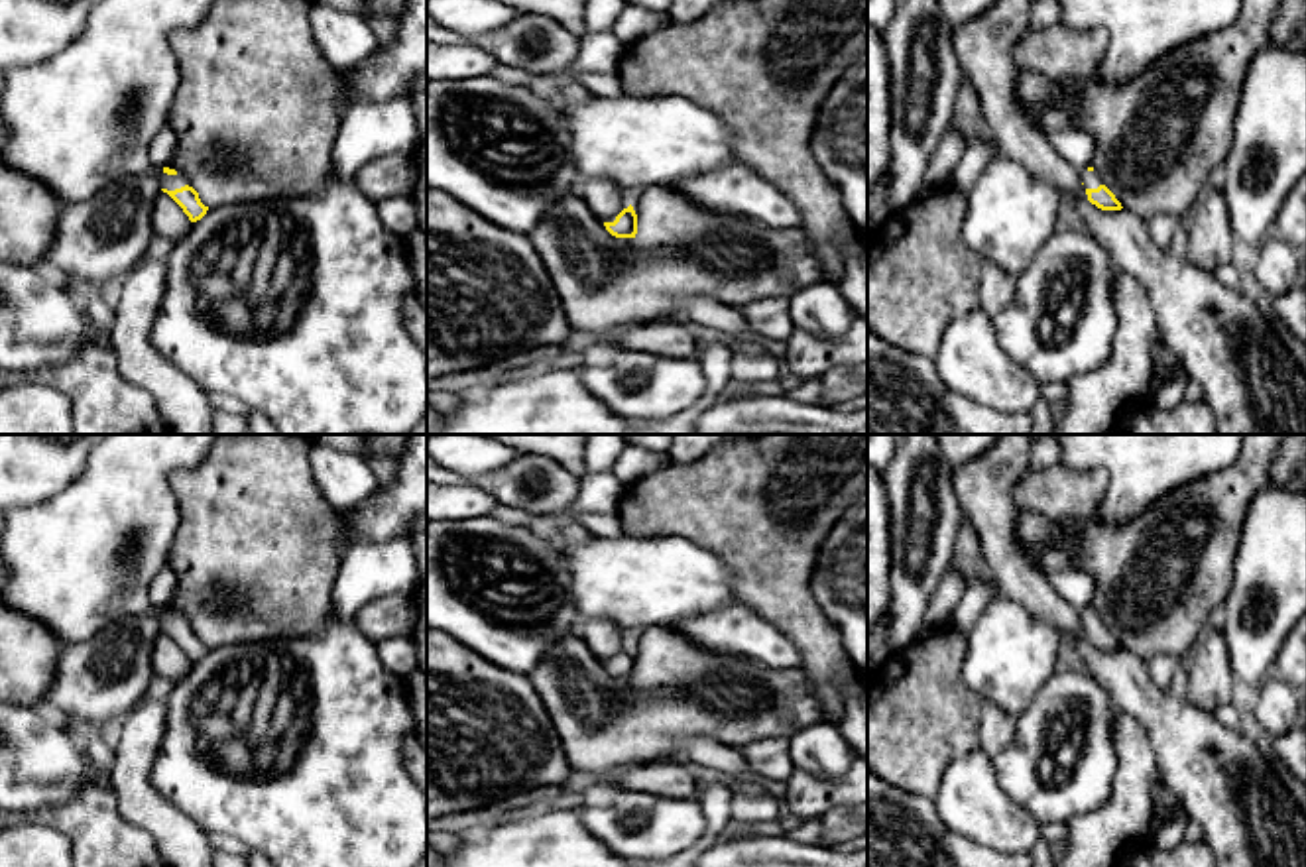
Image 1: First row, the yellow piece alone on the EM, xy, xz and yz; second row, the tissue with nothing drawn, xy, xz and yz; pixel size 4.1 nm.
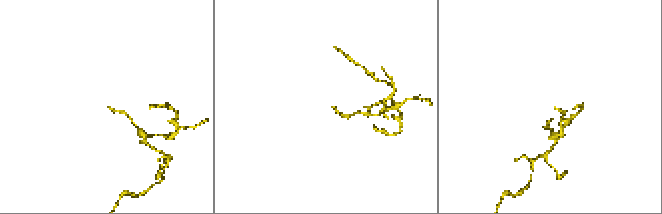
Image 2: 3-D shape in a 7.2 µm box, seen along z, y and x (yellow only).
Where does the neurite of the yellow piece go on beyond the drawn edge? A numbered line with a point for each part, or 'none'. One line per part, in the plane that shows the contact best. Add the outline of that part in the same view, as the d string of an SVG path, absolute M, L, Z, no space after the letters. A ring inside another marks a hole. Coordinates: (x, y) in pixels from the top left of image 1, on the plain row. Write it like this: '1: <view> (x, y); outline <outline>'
1: xy (85, 557); outline M108 434L85 470L59 493L4 513L0 558L6 606L43 623L67 649L122 617L155 615L161 629L187 623L149 600L149 582L167 568L179 529L179 503L169 486L175 468L195 468L218 434Z

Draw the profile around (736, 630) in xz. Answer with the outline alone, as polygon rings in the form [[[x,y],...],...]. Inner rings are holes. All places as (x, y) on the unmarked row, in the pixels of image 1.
[[[740,600],[686,617],[669,629],[708,651],[743,657],[767,668],[787,670],[802,665],[799,647]]]

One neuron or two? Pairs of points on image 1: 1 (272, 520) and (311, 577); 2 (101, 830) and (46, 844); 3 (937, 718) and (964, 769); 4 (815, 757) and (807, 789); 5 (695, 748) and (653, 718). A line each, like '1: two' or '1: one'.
1: one
2: two
3: two
4: two
5: two

